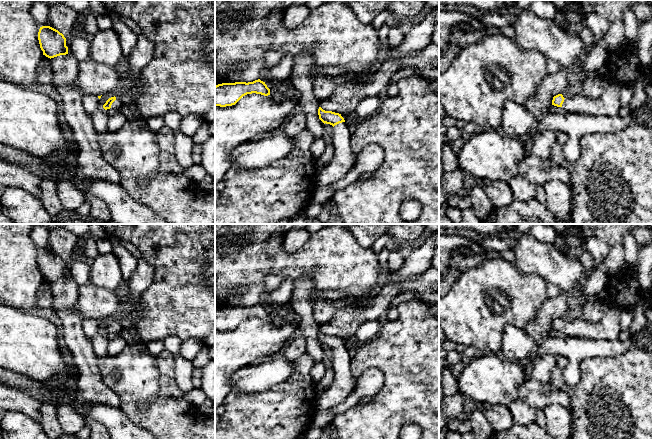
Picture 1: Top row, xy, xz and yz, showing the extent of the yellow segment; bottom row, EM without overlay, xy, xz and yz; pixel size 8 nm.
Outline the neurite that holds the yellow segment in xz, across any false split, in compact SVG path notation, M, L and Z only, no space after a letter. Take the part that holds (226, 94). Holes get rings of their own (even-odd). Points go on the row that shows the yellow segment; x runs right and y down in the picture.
M260 79L253 82L222 83L215 86L215 106L226 107L235 105L247 94L270 95L270 89Z

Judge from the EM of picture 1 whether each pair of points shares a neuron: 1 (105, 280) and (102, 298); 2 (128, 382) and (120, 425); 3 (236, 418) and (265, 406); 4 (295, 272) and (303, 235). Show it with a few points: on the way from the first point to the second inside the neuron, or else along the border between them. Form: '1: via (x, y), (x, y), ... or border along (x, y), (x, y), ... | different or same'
1: border along (91, 283), (113, 291) | different
2: border along (118, 407), (140, 427) | different
3: via (243, 413), (249, 412), (252, 409), (258, 409) | same
4: border along (313, 236), (293, 252), (286, 252), (283, 249) | different

